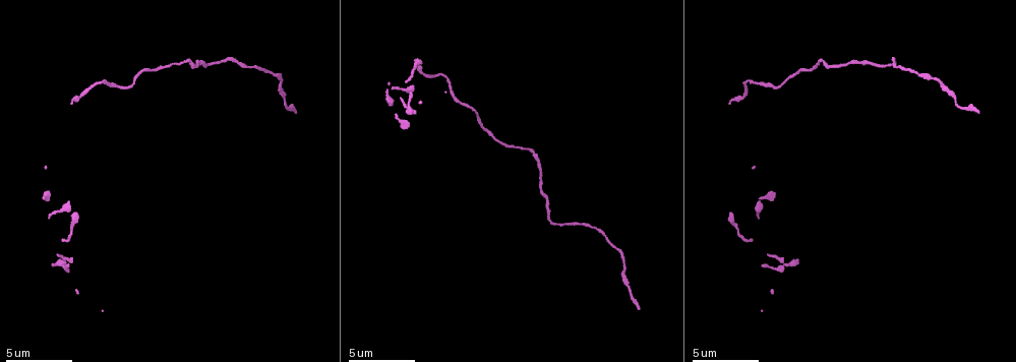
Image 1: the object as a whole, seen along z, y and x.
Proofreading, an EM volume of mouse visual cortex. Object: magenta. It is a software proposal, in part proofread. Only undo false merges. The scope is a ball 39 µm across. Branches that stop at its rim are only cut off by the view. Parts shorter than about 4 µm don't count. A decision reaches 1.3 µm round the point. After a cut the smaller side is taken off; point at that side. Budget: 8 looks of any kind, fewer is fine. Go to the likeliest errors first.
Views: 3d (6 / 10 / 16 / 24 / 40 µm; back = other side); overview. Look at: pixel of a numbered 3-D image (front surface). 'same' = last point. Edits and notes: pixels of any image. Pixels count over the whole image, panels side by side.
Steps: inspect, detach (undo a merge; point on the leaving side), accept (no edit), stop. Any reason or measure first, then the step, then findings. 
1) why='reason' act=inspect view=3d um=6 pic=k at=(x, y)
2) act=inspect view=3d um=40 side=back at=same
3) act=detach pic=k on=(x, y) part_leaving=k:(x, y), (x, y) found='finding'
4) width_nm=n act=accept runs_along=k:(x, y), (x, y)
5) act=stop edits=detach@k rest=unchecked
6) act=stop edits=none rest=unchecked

act=inspect view=3d um=10 pic=1 at=(184, 61)

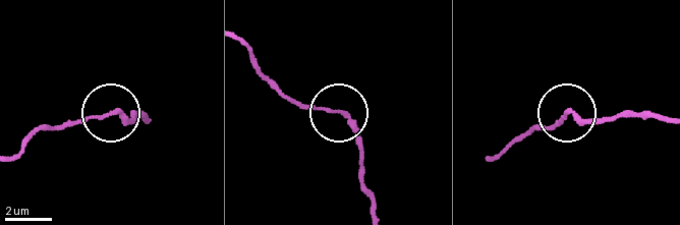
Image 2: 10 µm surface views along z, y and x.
width_nm=150 act=accept runs_along=2:(490, 159), (528, 131), (558, 124), (566, 114), (626, 118) found='continuous, no second cell'

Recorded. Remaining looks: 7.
why='thick turns thin' act=inspect view=3d um=16 pic=1 at=(878, 67)

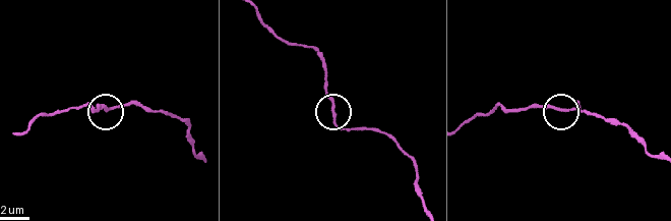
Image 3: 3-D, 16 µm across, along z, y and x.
act=accept runs_along=3:(20, 132), (43, 115), (82, 107), (105, 112), (128, 105) found='one cell here'

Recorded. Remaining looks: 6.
why='sudden change in width' act=inspect view=3d um=10 pic=1 at=(925, 78)

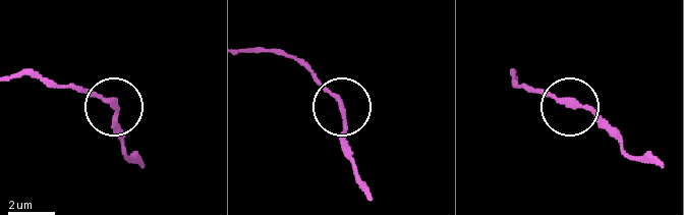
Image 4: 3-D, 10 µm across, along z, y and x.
act=inspect view=3d um=6 pic=4 at=(571, 103)

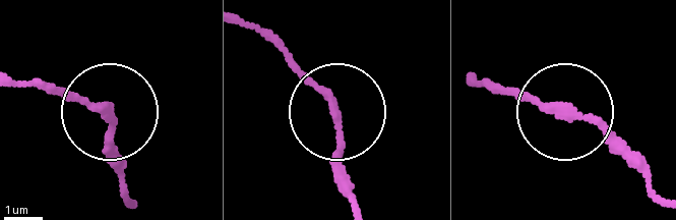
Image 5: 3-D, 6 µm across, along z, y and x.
width_nm=200 act=accept found='continuous, no second cell'

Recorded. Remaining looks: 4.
act=inspect view=3d um=10 pic=1 at=(113, 85)

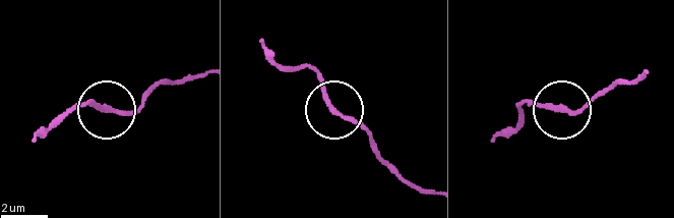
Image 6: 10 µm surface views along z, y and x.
act=accept found='all the same cell'

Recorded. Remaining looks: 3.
act=stop edits=none rest=unchecked

